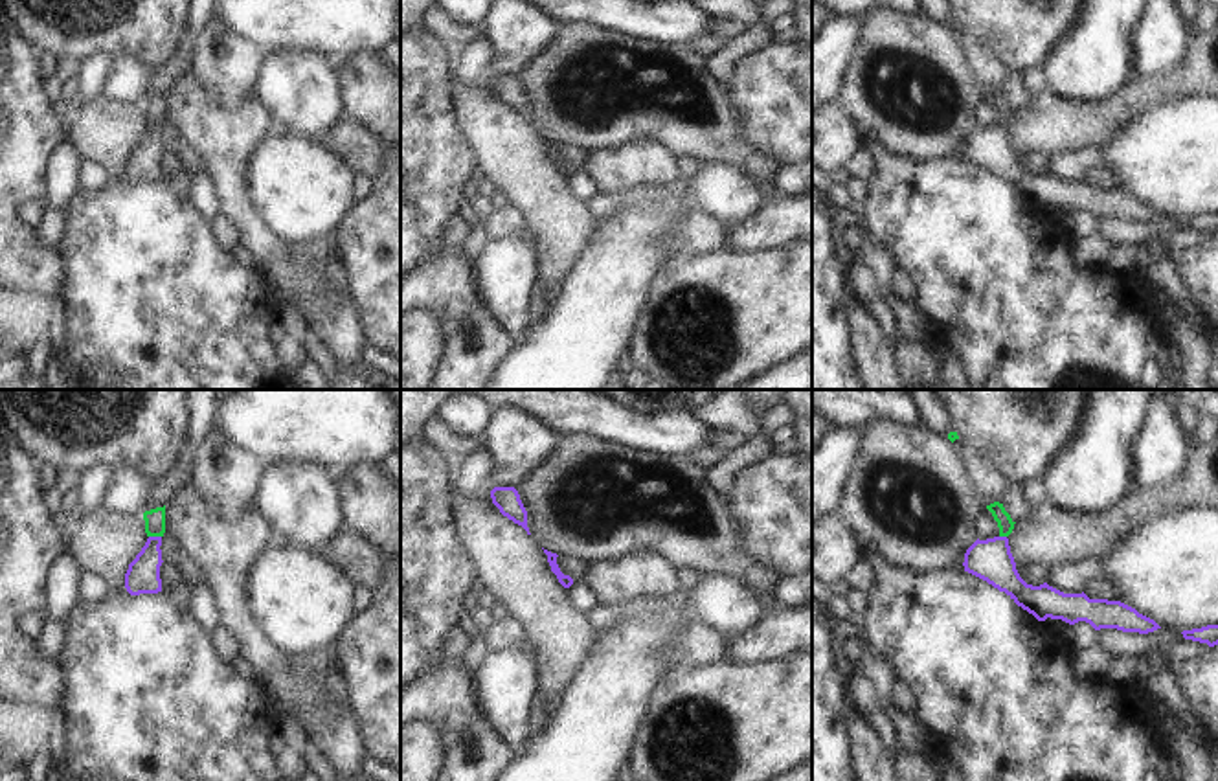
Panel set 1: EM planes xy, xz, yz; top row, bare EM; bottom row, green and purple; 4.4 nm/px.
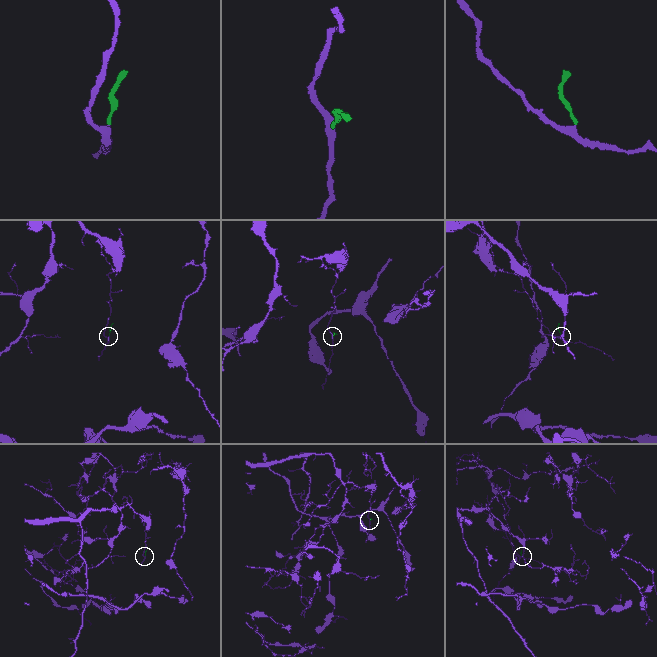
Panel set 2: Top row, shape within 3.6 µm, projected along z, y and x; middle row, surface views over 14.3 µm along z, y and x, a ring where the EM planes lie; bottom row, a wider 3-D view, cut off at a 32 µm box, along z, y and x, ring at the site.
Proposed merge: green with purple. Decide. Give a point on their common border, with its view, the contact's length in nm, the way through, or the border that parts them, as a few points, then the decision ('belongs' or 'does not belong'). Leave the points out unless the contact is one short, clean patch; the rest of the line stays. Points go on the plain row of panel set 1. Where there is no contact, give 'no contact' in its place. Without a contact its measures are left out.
xy (155, 124) | 60 nm | across xy (155, 109), (155, 124), (144, 160) | belongs

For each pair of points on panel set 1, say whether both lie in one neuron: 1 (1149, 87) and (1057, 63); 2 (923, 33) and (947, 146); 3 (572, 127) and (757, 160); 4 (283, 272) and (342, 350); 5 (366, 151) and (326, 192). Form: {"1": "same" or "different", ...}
{"1": "different", "2": "same", "3": "same", "4": "same", "5": "different"}

